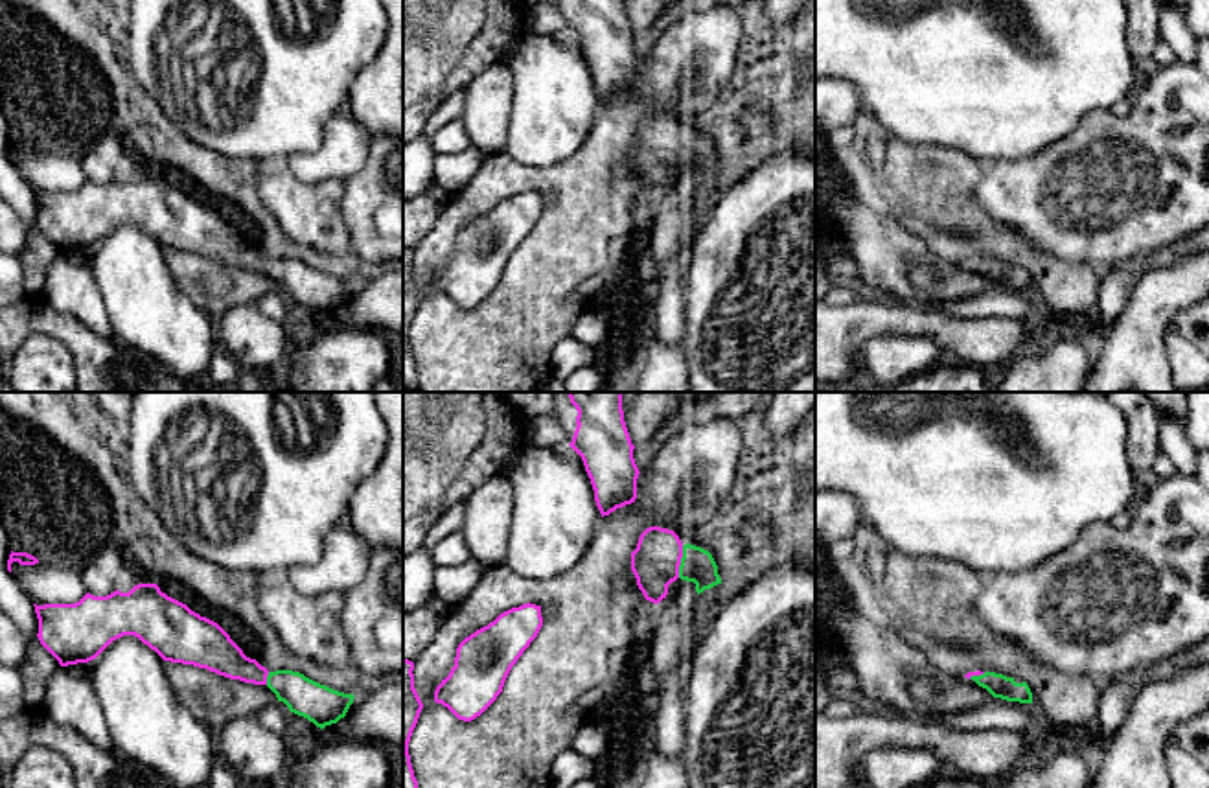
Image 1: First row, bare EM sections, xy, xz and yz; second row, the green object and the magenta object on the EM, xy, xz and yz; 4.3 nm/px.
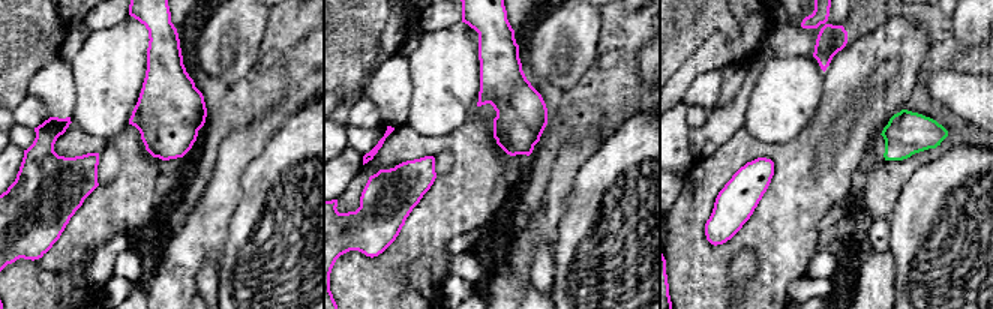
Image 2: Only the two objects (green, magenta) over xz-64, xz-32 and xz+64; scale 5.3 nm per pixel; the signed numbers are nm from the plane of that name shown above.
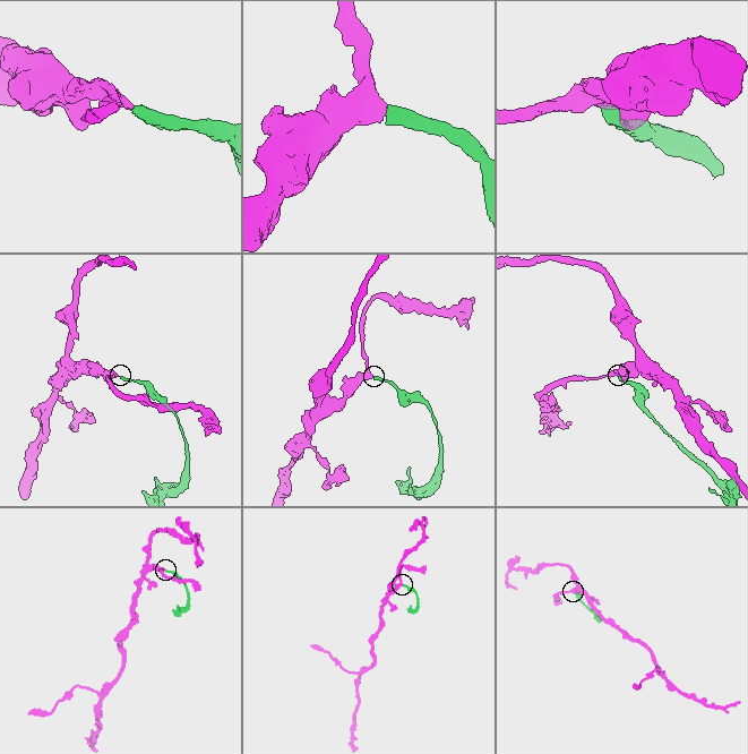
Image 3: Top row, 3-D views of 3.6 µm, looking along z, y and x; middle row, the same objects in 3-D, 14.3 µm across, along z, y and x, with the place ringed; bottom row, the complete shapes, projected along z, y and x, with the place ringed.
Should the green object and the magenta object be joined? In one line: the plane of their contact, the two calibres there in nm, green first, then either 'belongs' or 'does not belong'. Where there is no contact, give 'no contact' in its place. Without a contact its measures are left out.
xz | 150/220 nm | belongs

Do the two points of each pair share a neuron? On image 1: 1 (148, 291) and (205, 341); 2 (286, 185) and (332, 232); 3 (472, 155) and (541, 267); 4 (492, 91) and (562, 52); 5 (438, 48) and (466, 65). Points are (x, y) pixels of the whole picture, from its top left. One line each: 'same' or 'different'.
1: same
2: same
3: different
4: different
5: different

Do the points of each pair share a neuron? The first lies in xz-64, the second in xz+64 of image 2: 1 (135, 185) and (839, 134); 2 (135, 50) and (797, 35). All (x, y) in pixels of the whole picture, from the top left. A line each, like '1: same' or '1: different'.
1: same
2: different

